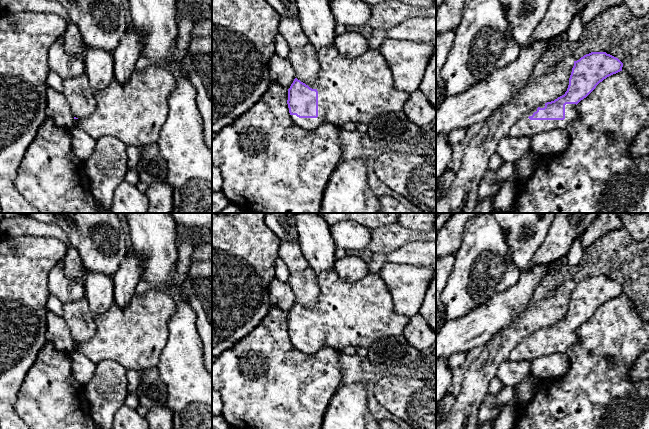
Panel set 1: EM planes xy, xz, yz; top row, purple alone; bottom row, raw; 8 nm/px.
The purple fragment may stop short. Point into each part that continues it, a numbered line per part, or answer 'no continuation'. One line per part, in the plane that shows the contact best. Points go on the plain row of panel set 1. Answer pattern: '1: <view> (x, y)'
1: yz (523, 350)

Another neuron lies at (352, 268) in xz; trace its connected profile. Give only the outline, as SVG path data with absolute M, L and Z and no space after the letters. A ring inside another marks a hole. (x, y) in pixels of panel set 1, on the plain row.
M347 255L335 260L334 270L341 279L356 282L369 273L369 265L358 256Z

